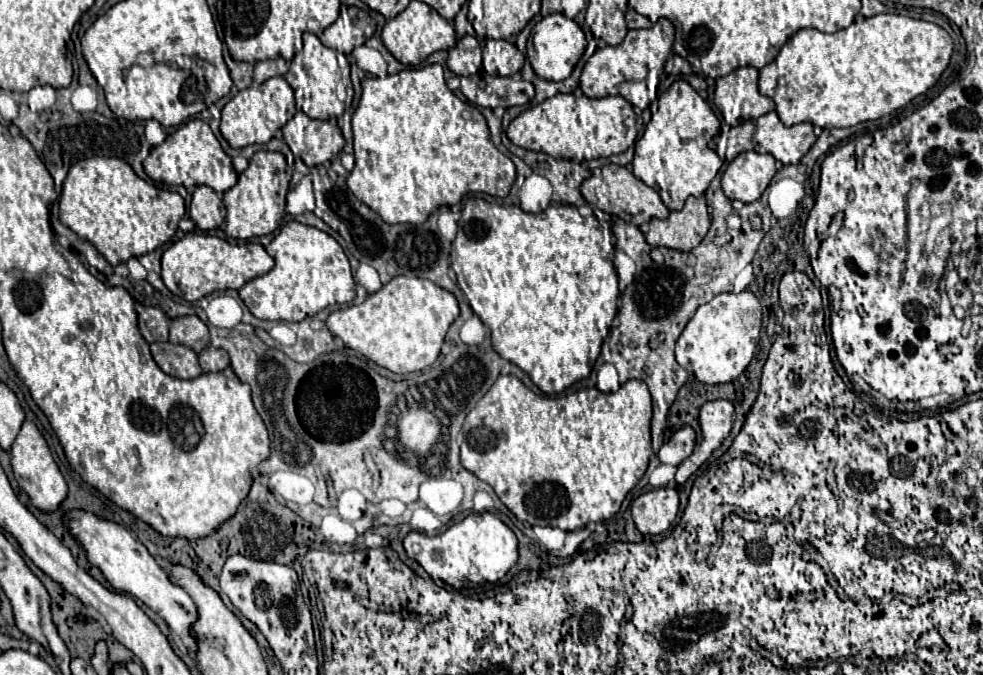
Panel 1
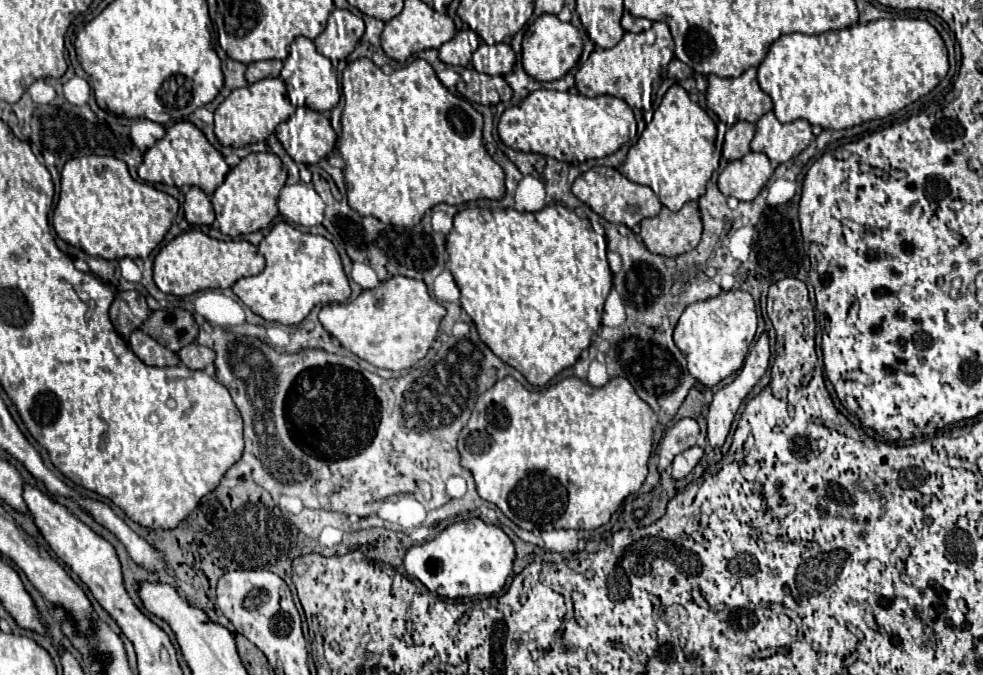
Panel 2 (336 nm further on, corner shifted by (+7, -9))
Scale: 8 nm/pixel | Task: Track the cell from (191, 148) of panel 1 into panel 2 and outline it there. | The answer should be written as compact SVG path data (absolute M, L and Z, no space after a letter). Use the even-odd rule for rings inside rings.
M176 122L168 128L166 136L158 140L146 154L144 162L138 168L140 180L150 184L163 183L168 186L198 186L208 196L224 182L230 166L224 162L224 156L206 140L206 136L192 122Z

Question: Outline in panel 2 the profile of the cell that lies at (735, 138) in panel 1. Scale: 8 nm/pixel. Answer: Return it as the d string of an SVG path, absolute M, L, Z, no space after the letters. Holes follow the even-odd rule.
M736 122L728 132L724 140L722 154L726 160L740 160L750 152L750 142L754 136L754 124L750 122Z

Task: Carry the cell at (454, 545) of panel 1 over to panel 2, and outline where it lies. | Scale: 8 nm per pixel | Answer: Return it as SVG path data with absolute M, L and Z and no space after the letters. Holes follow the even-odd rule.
M466 518L460 522L454 522L444 532L440 532L434 540L428 540L420 546L412 546L404 556L406 572L412 578L420 580L430 592L434 592L442 598L470 598L470 596L500 592L512 572L512 562L514 562L512 540L504 534L502 528L498 528L494 524L486 524L480 518Z

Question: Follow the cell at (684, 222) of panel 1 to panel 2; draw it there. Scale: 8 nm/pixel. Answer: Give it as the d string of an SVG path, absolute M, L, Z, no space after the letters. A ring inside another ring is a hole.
M688 202L678 212L662 208L658 216L640 222L640 236L652 254L674 258L694 250L702 236L698 202Z

